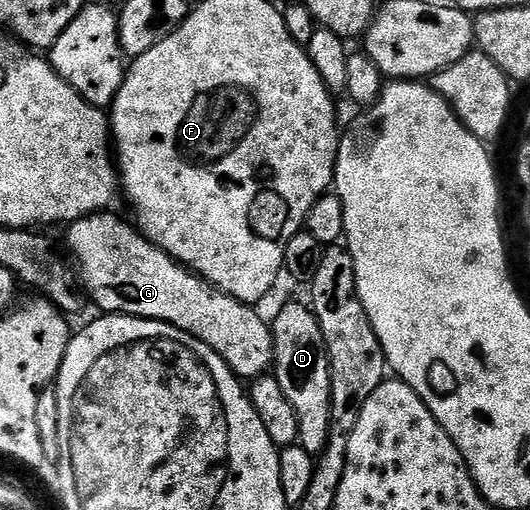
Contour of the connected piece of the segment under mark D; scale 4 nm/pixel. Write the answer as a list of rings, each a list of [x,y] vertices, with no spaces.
[[[291,302],[283,306],[270,323],[271,349],[273,351],[273,377],[281,384],[281,392],[289,396],[289,404],[293,404],[293,412],[297,412],[299,425],[298,445],[303,446],[312,456],[322,454],[327,435],[331,432],[331,365],[327,359],[327,345],[321,332],[321,324],[310,305]]]

